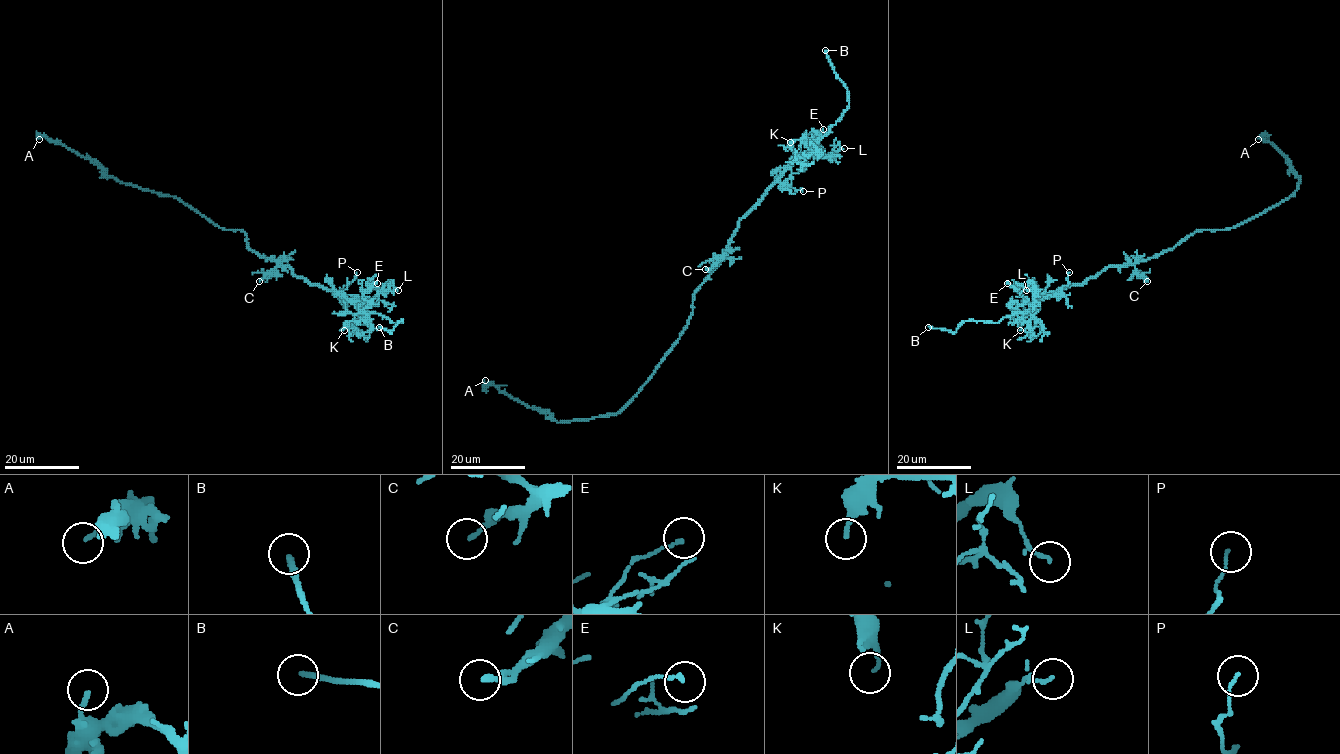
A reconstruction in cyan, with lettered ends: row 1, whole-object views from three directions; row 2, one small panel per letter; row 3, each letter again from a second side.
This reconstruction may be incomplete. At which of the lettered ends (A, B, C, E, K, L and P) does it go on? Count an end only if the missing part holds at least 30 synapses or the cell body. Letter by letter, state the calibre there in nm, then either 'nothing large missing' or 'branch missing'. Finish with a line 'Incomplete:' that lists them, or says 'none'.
A: calibre 160 nm; nothing large missing
B: calibre 200 nm; branch missing
C: calibre 170 nm; nothing large missing
E: calibre 120 nm; nothing large missing
K: calibre 160 nm; nothing large missing
L: calibre 80 nm; nothing large missing
P: calibre 80 nm; nothing large missing
Incomplete: B

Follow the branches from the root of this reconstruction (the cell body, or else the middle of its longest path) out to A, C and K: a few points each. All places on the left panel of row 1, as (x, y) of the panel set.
A: (250, 250), (247, 237), (241, 230), (219, 227), (171, 196), (122, 183), (64, 145), (42, 136), (39, 139)
C: (250, 250), (277, 263), (274, 273), (259, 281)
K: (250, 250), (279, 265), (287, 265), (295, 276), (309, 283), (342, 293), (369, 320), (349, 321), (344, 330)

